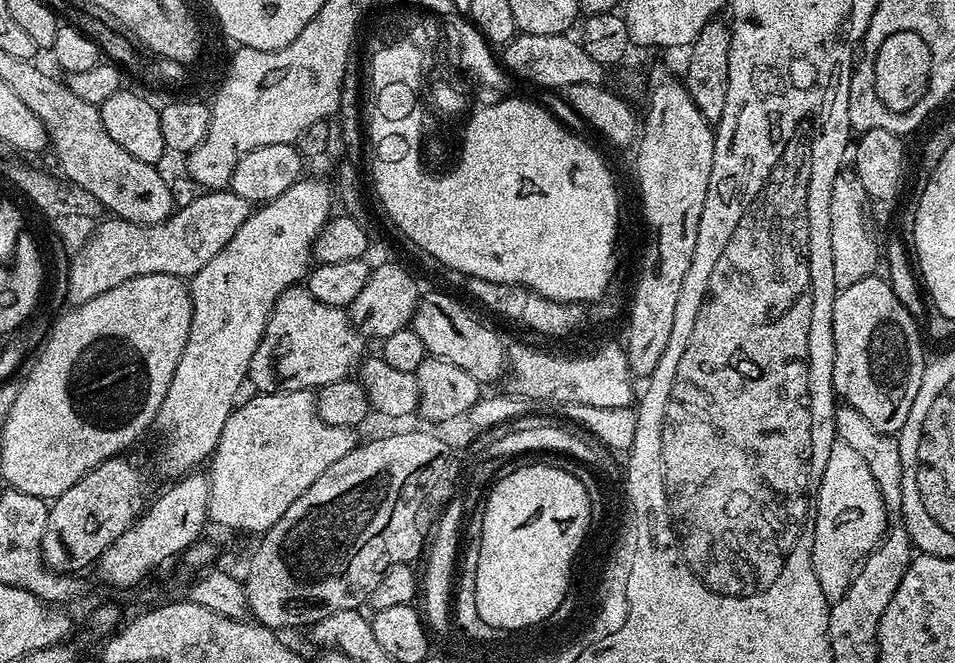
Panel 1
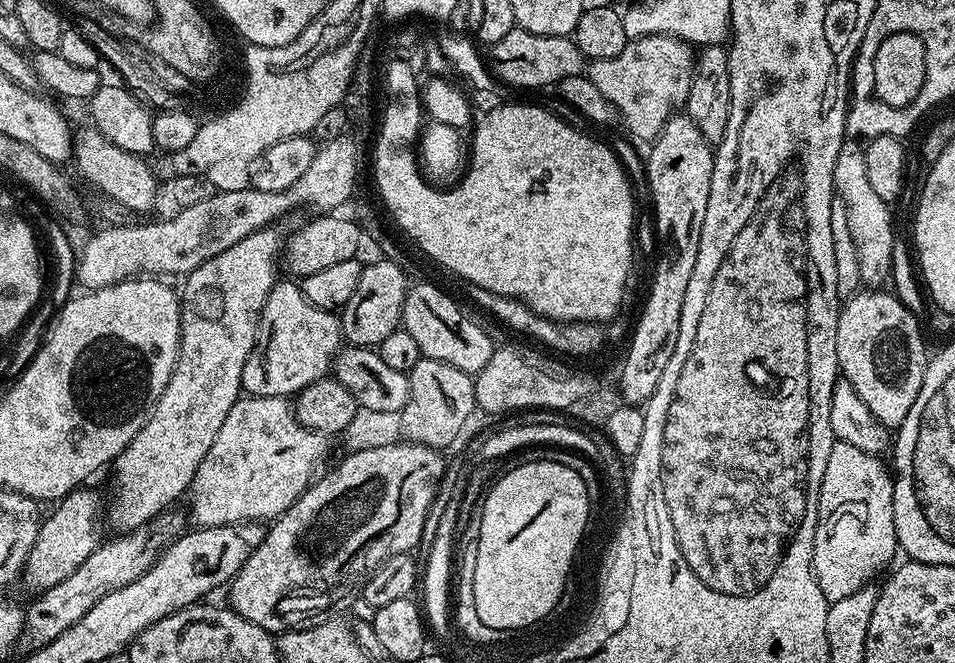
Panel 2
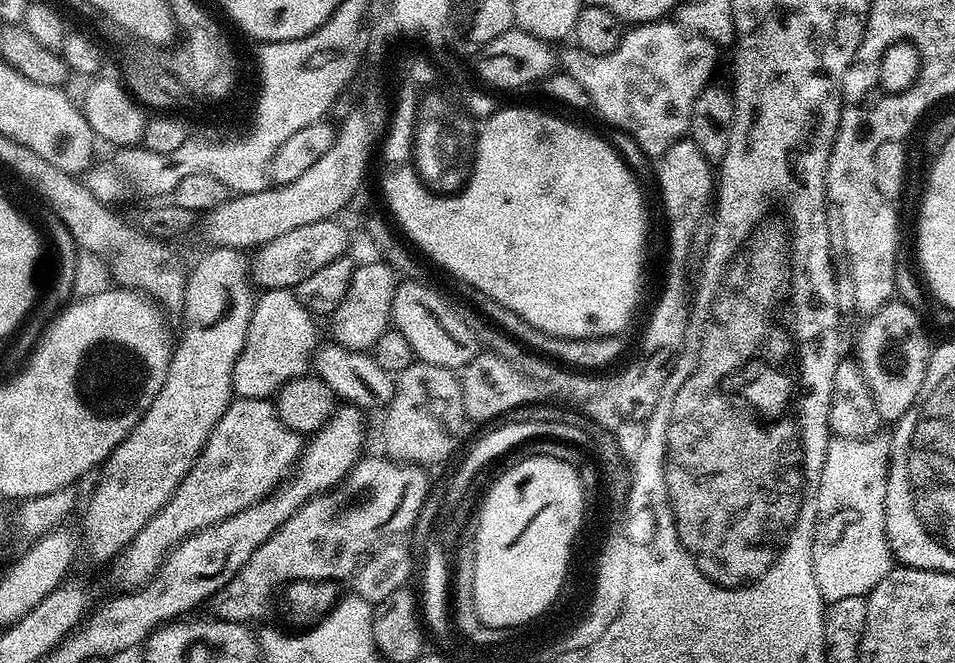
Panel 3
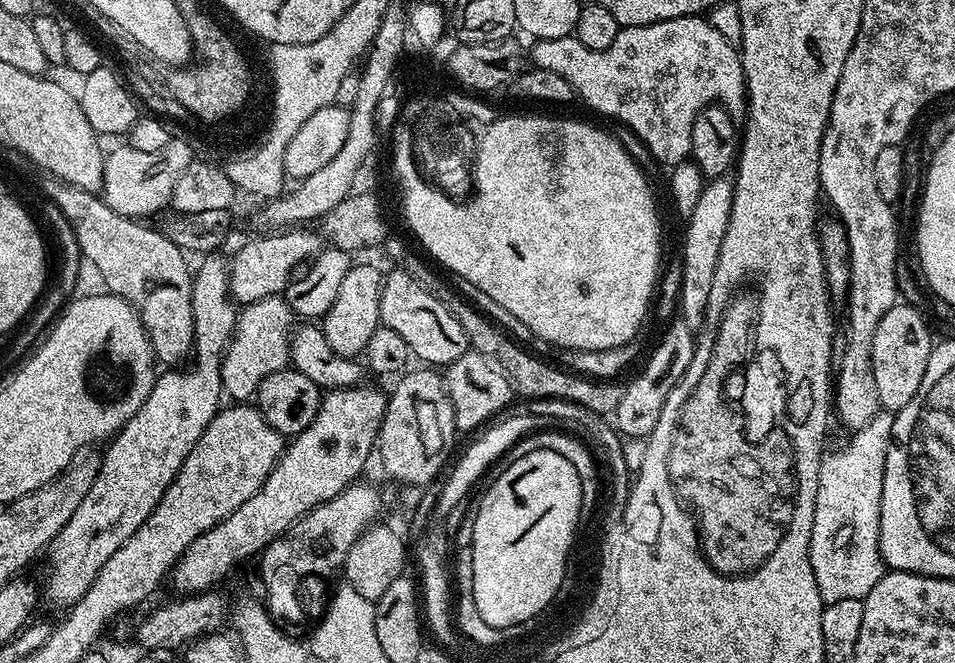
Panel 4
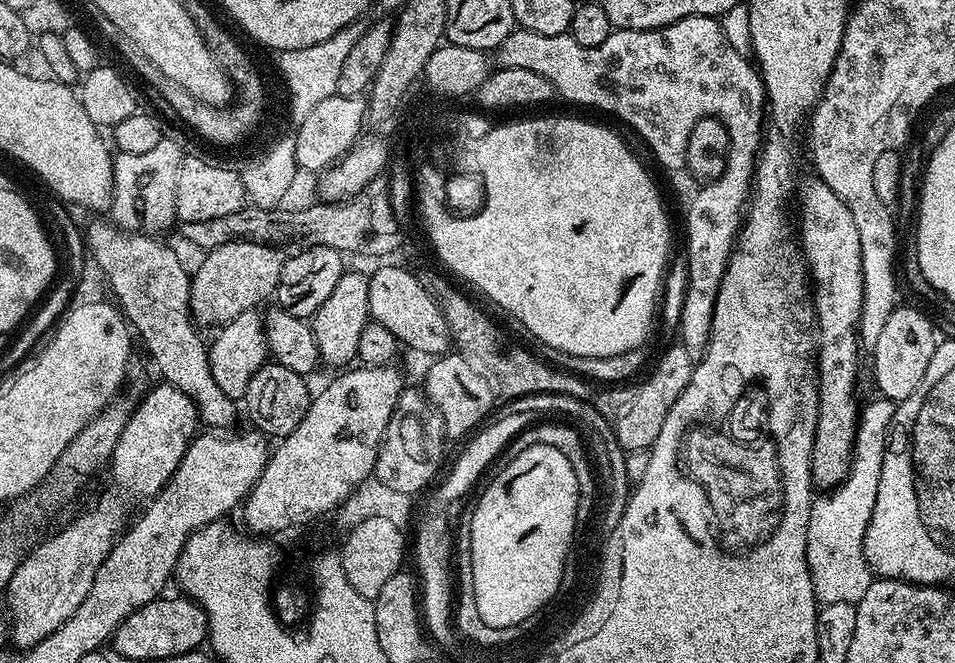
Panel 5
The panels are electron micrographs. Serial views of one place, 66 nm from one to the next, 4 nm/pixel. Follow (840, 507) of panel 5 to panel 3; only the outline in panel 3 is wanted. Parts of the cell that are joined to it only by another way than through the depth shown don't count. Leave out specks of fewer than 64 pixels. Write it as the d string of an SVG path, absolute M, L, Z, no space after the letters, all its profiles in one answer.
M877 434L867 438L859 436L832 436L828 441L826 462L822 466L822 478L818 482L818 511L812 543L814 578L825 605L842 602L842 598L867 597L869 592L890 574L894 567L892 547L886 530L886 486L890 440Z

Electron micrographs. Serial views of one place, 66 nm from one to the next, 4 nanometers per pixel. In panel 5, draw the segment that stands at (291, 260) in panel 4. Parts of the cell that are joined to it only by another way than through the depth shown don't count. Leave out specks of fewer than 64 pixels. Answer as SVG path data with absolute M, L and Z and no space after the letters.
M234 240L209 251L204 261L191 273L190 304L192 319L197 325L223 326L238 314L259 309L264 299L271 297L278 286L286 256L279 247L258 242Z

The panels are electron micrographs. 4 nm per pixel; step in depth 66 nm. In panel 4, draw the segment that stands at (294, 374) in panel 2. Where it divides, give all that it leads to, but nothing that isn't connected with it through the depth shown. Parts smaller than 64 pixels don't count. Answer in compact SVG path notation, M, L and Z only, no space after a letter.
M283 295L267 296L239 309L236 330L232 333L232 340L224 351L224 361L220 364L220 383L223 391L233 396L233 401L251 401L258 386L262 386L270 374L289 367L292 320L294 313Z

